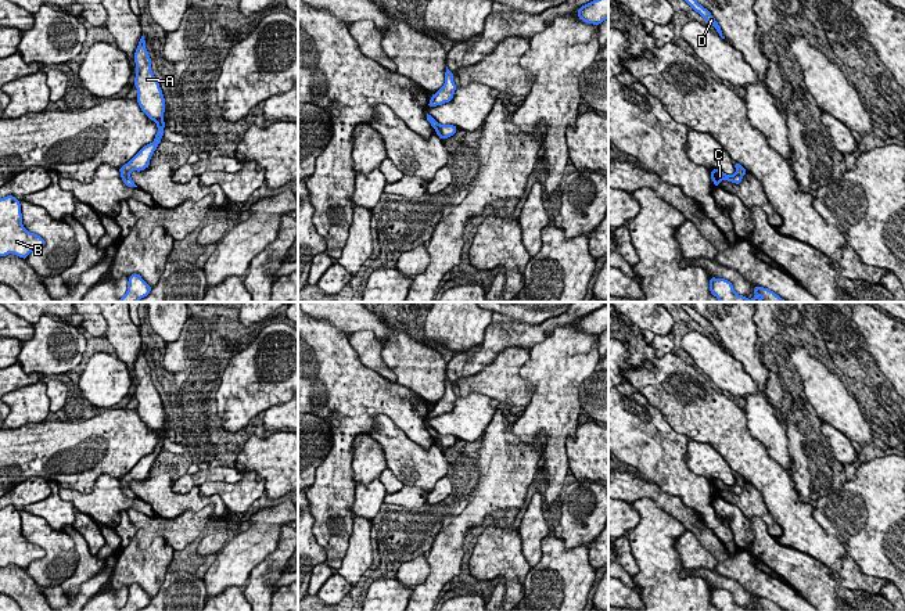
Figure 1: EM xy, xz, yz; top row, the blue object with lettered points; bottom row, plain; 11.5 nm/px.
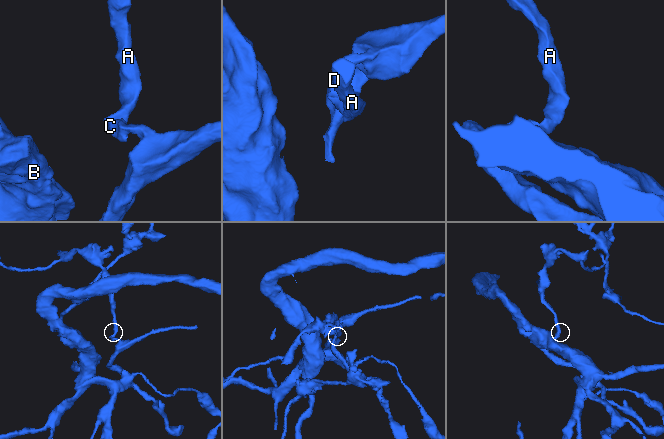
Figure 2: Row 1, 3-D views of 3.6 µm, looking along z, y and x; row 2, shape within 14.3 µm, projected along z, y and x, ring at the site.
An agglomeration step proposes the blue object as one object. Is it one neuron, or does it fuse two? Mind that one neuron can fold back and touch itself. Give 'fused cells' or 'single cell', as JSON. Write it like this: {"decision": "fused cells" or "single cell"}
{"decision": "single cell"}

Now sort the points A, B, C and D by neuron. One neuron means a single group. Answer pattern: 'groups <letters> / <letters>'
groups A B C D

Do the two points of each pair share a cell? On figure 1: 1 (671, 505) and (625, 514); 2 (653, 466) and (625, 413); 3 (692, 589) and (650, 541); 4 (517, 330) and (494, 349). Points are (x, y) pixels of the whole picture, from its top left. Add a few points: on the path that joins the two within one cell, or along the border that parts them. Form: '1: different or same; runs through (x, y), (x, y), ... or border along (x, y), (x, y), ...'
1: different; border along (622, 499), (631, 505)
2: same; runs through (653, 453), (628, 426)
3: same; runs through (678, 583), (660, 565), (656, 554)
4: same; runs through (512, 333), (499, 344)

